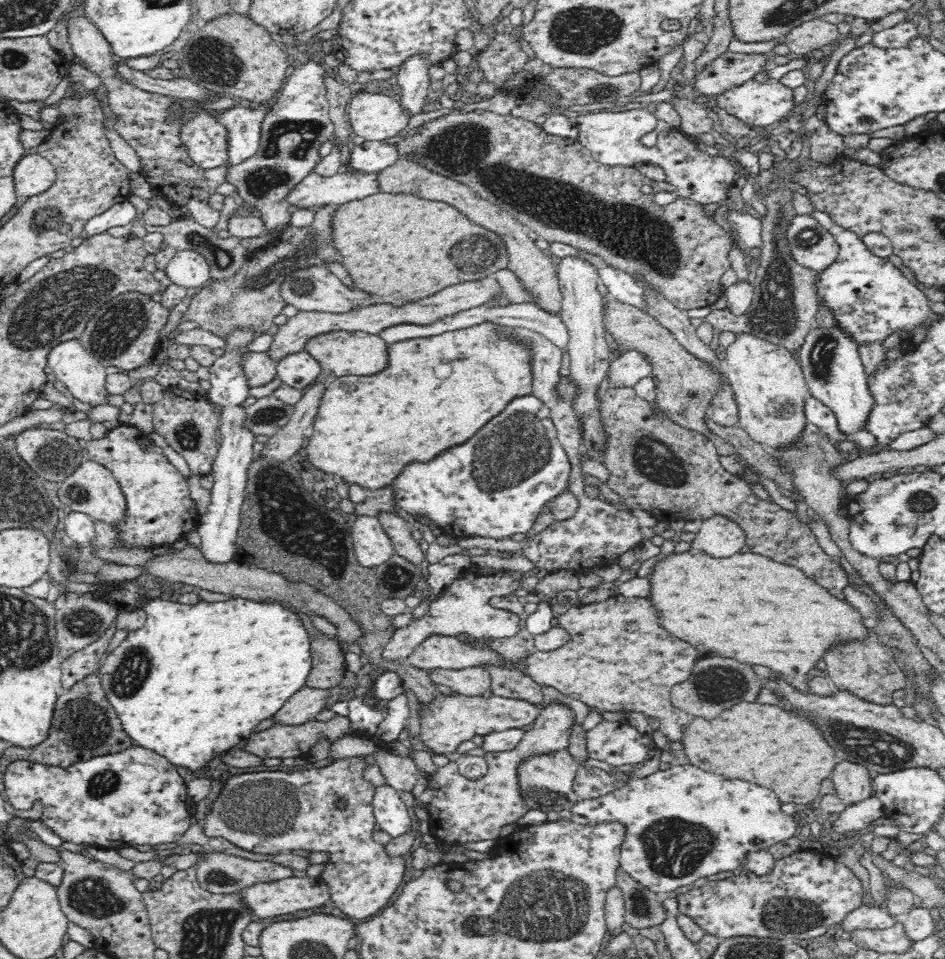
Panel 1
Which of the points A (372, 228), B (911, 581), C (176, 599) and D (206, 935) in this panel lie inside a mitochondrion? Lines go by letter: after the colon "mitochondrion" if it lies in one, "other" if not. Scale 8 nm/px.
A: other
B: other
C: other
D: mitochondrion

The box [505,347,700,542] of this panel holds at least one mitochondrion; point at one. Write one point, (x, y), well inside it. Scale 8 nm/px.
(656, 460)

